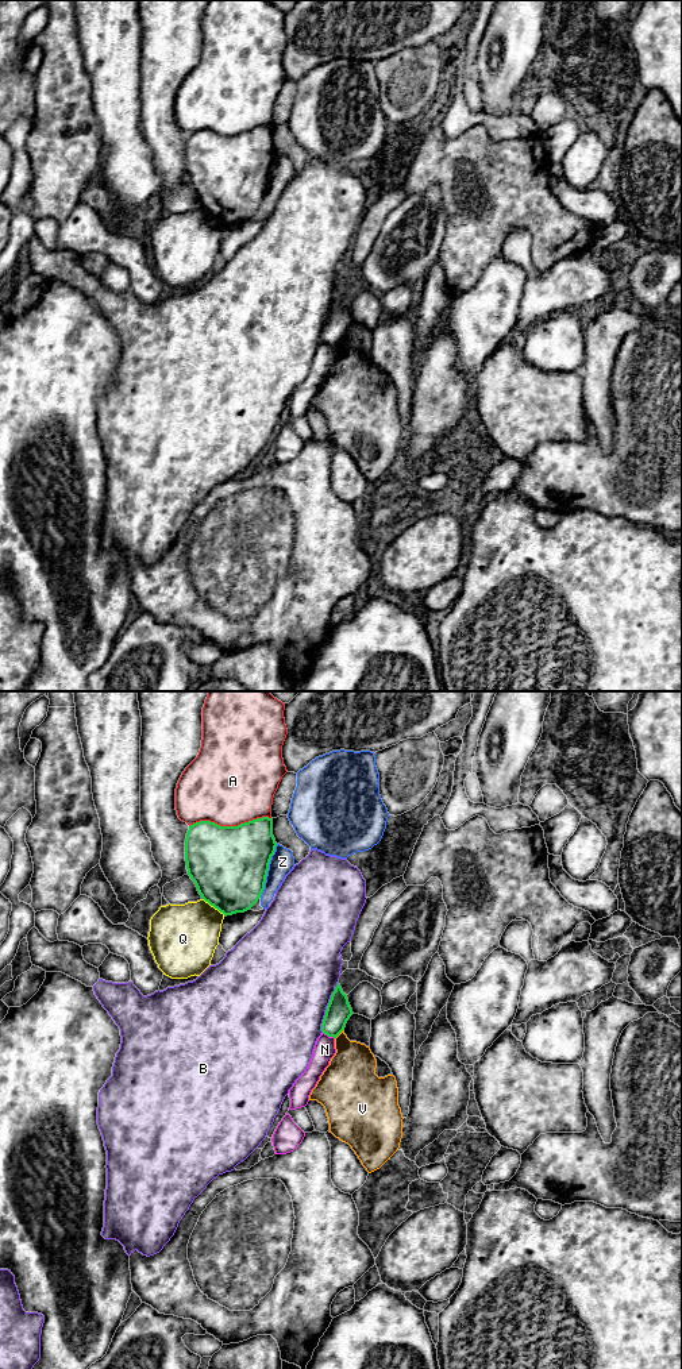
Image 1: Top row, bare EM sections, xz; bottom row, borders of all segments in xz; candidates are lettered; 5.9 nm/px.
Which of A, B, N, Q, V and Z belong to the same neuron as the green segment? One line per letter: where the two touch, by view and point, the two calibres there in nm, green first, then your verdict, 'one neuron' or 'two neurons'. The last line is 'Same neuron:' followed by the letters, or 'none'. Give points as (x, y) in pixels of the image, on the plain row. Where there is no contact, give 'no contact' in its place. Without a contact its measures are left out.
A: meets green in xz at (230, 135); 460 nm thick on the green side, 480 nm on the other; two neurons
B: meets green in xz at (327, 315); 150 nm thick on the green side, 500 nm on the other; two neurons
N: meets green in xz at (328, 344); 150 nm thick on the green side, 130 nm on the other; two neurons
Q: meets green in xz at (214, 215); 460 nm thick on the green side, 380 nm on the other; two neurons
V: meets green in xz at (339, 342); 150 nm thick on the green side, 280 nm on the other; two neurons
Z: meets green in xz at (268, 178); 460 nm thick on the green side, 140 nm on the other; two neurons
Same neuron: none

